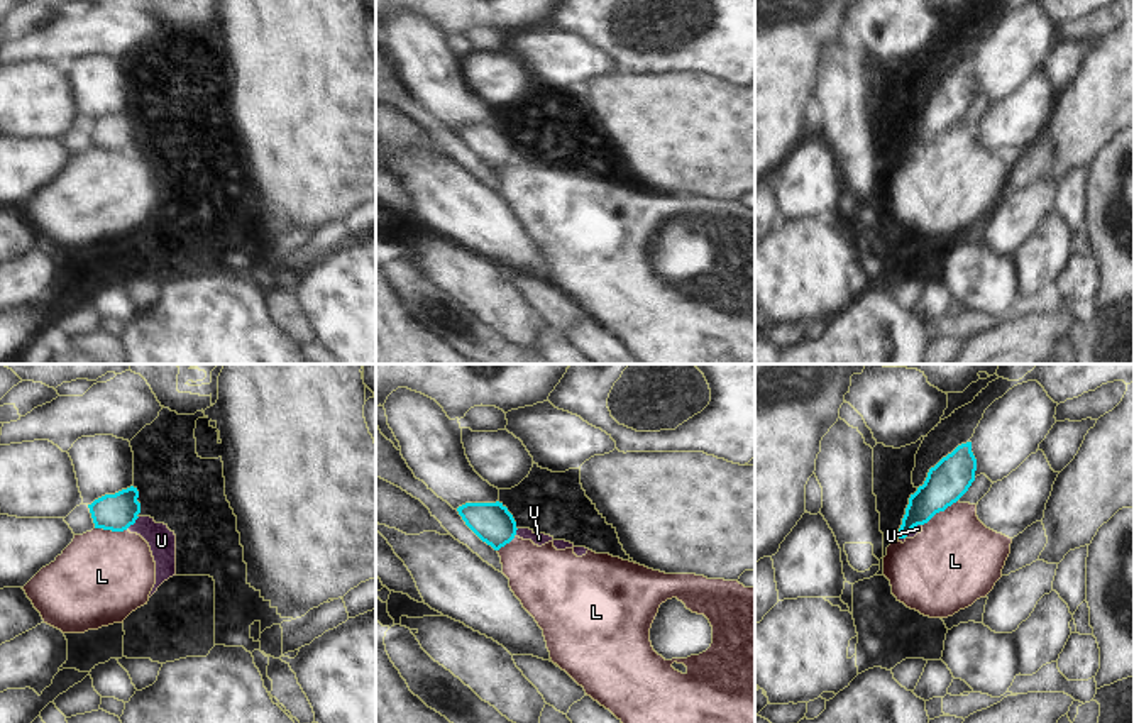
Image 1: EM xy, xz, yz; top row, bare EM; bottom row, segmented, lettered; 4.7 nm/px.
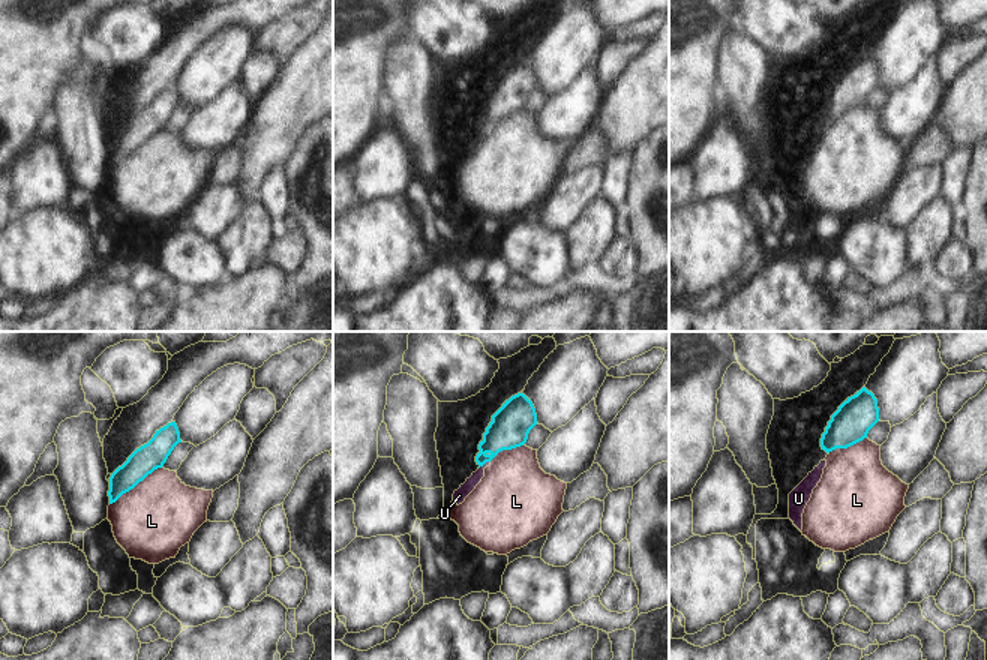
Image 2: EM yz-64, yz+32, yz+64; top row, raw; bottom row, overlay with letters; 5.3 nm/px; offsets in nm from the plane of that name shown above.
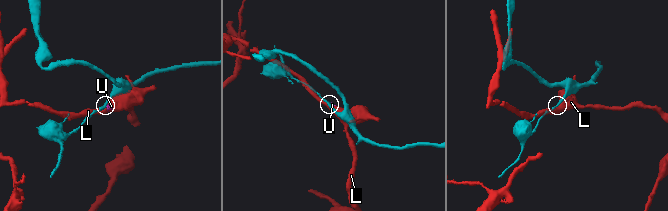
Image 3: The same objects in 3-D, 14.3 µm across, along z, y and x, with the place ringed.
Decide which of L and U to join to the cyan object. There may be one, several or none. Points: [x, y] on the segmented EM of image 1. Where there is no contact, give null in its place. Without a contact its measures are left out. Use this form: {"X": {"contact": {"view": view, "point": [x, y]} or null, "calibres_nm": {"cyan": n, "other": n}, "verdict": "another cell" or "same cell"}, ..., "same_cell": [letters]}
{"L": {"contact": {"view": "yz", "point": [940, 510]}, "calibres_nm": {"cyan": 190, "other": 420}, "verdict": "another cell"}, "U": {"contact": {"view": "xy", "point": [132, 524]}, "calibres_nm": {"cyan": 180, "other": 130}, "verdict": "another cell"}, "same_cell": []}

